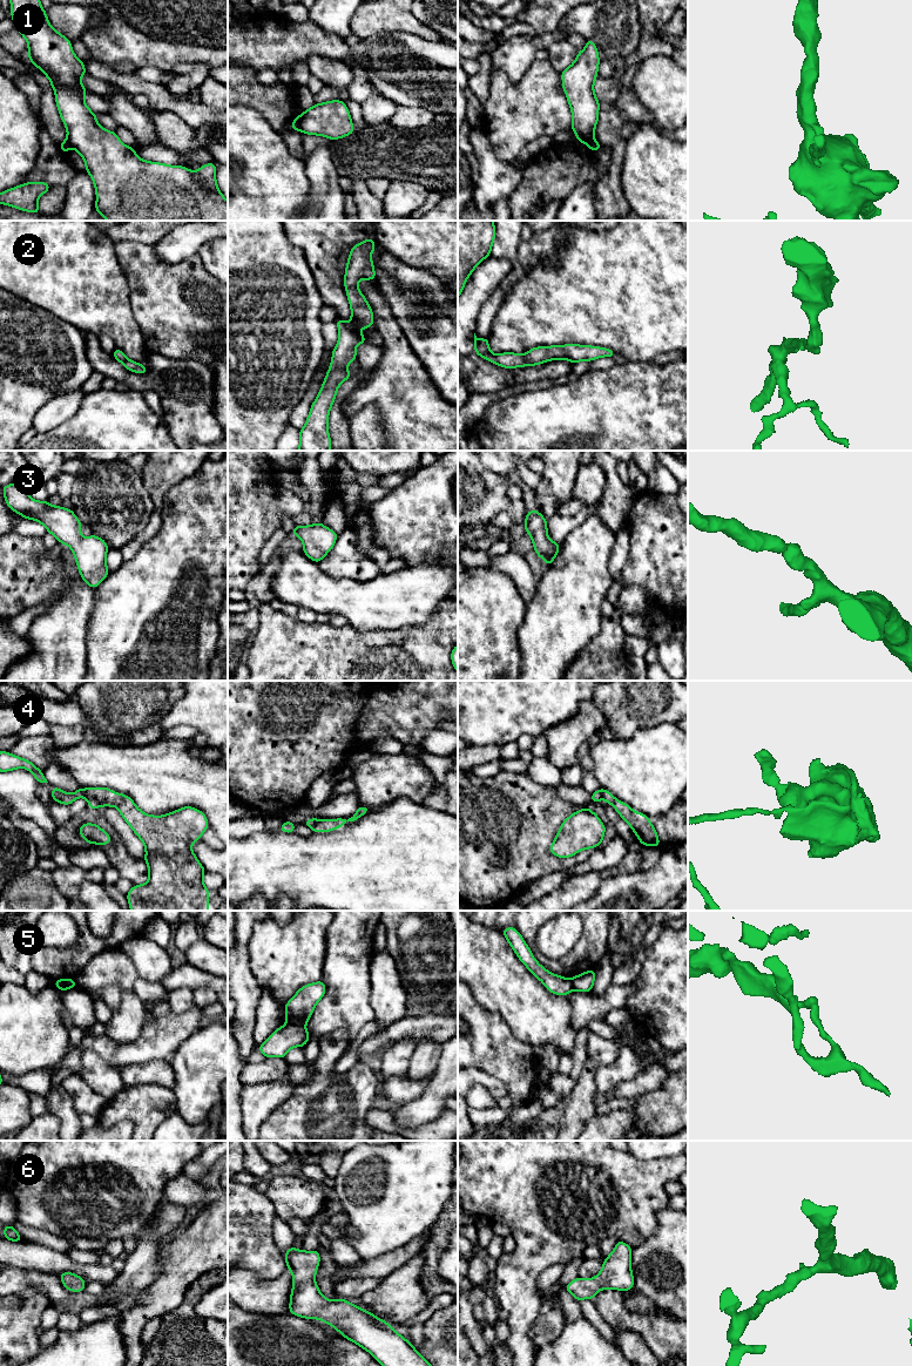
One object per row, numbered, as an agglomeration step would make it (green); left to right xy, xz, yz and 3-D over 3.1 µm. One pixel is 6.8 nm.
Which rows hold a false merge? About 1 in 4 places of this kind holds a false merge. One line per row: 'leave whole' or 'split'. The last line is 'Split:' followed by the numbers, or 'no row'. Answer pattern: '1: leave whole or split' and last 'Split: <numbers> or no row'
1: split
2: leave whole
3: leave whole
4: split
5: split
6: leave whole
Split: 1, 4, 5

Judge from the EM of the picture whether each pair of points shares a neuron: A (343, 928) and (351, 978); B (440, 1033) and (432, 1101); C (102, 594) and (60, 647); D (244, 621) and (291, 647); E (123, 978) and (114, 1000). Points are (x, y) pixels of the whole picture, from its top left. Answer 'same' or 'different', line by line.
A: same
B: different
C: different
D: different
E: same

